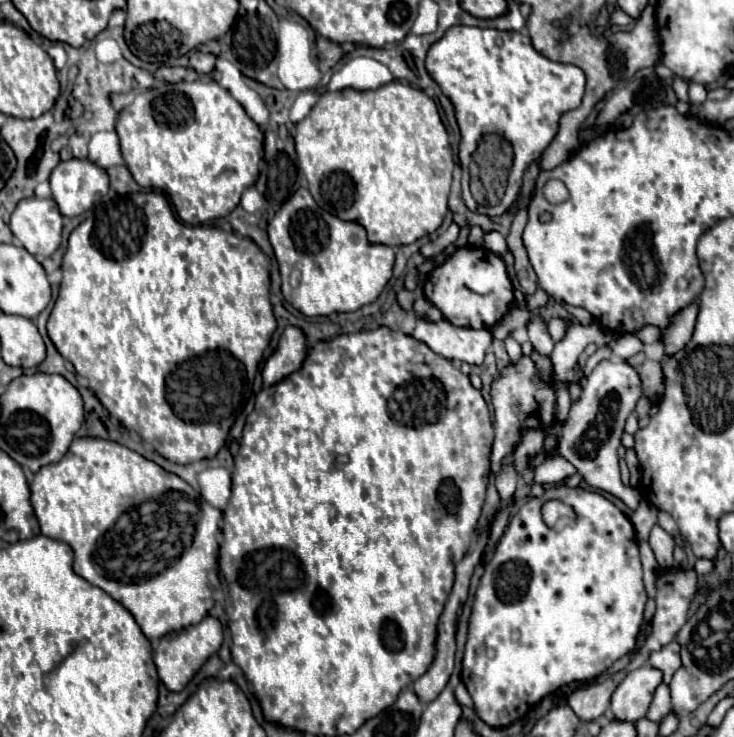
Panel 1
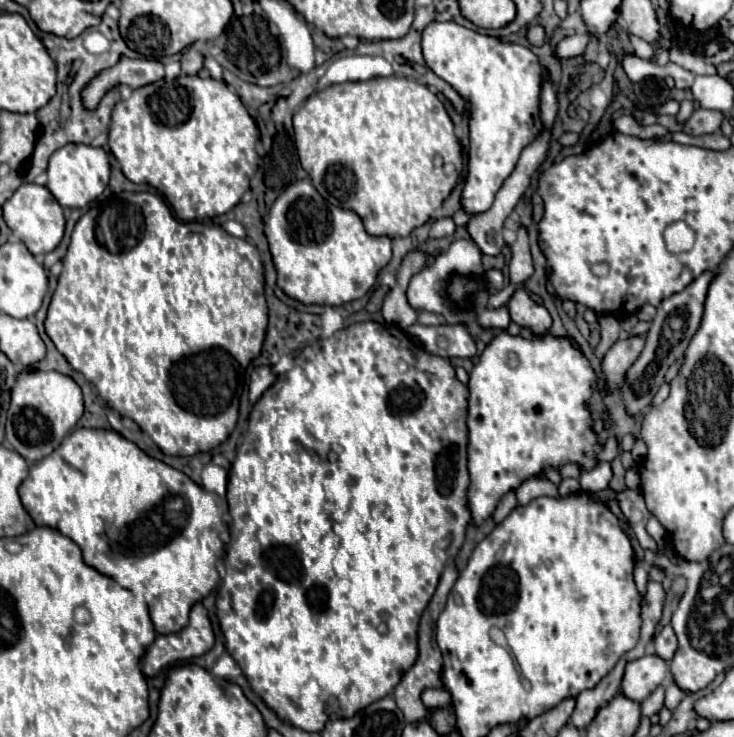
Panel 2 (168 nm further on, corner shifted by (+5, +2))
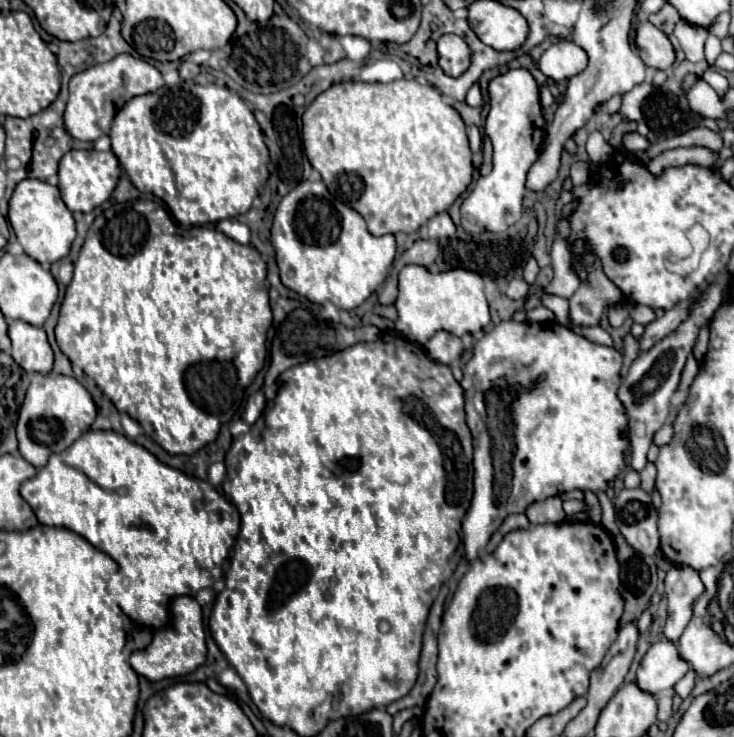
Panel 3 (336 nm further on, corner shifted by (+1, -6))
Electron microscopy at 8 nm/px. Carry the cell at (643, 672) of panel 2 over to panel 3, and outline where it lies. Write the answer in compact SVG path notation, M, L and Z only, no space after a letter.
M663 639L653 643L641 659L637 669L637 685L643 691L655 695L663 689L673 687L687 671L689 663L685 659L679 659L677 643Z

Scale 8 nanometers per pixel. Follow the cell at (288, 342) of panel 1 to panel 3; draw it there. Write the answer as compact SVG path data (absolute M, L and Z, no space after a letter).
M261 391L249 395L247 405L245 405L245 411L243 411L243 421L245 421L247 425L253 425L253 423L259 419L263 407L265 407L265 397L263 397Z

